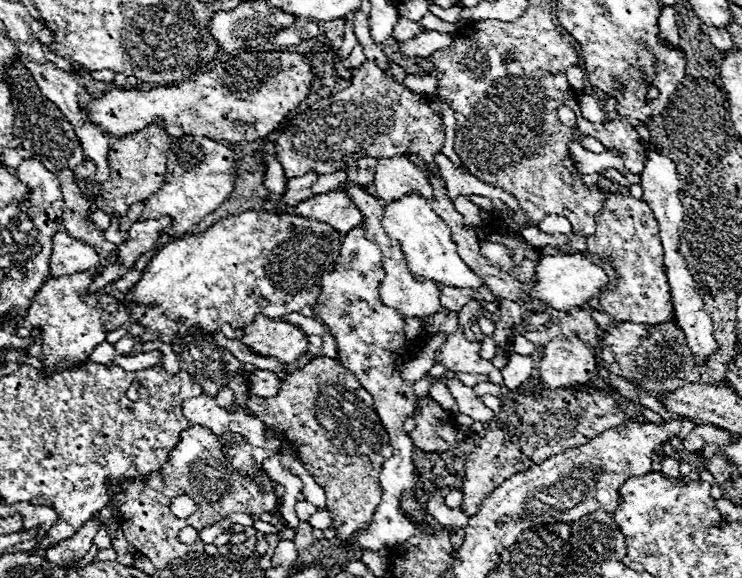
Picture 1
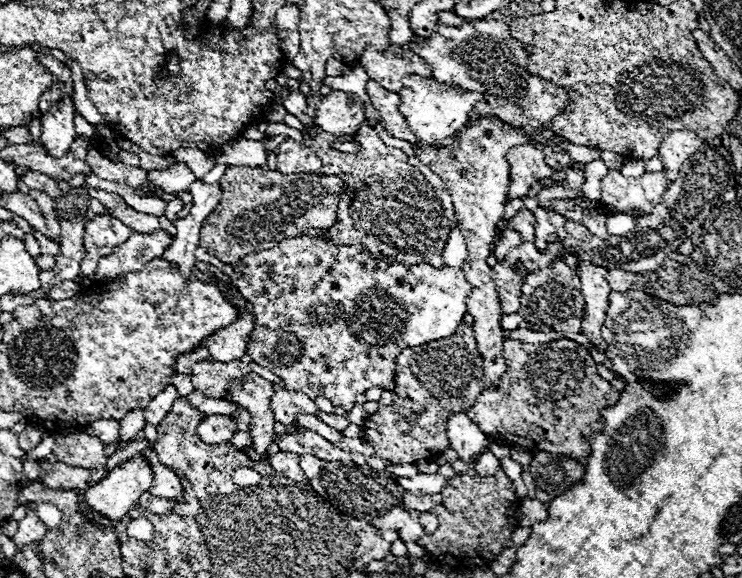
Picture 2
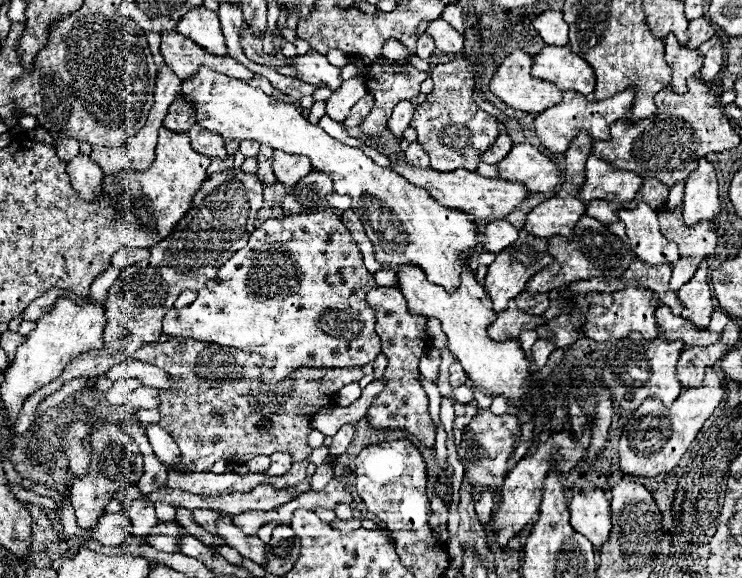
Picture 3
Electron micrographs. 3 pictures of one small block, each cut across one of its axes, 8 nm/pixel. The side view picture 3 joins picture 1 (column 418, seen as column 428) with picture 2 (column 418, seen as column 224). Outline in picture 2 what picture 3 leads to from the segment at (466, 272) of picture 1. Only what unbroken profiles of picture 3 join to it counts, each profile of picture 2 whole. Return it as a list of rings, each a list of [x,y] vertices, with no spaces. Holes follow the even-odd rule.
[[[406,76],[402,80],[402,92],[398,112],[406,118],[410,130],[418,136],[418,140],[426,144],[436,144],[438,140],[444,140],[446,136],[456,134],[464,128],[468,122],[470,112],[474,110],[474,104],[482,100],[476,92],[462,92],[456,88],[450,88],[448,84],[438,84],[434,78],[422,78],[422,76]]]

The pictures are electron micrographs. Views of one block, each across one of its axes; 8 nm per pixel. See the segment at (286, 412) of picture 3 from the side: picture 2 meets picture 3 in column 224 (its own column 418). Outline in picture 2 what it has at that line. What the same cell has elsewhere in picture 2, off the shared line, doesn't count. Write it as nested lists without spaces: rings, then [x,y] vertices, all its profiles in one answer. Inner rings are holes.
[[[462,322],[458,332],[446,340],[434,340],[430,344],[422,344],[422,348],[406,348],[396,356],[398,368],[398,390],[390,406],[380,406],[376,414],[368,416],[362,426],[362,440],[376,448],[376,456],[366,458],[366,464],[374,470],[384,470],[386,460],[392,464],[412,464],[416,460],[430,460],[432,454],[444,452],[448,444],[446,436],[446,420],[456,412],[466,412],[474,400],[482,394],[484,386],[484,370],[482,370],[482,356],[478,352],[476,334],[472,324]]]

